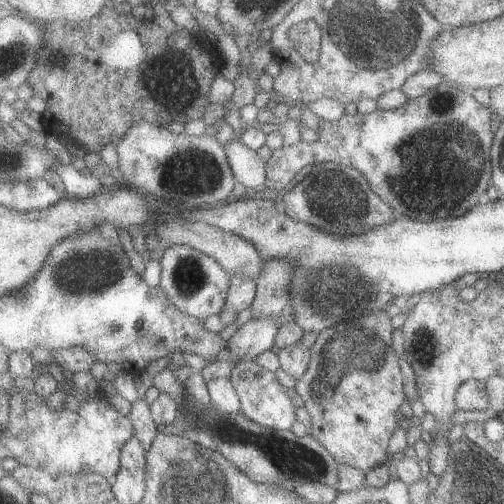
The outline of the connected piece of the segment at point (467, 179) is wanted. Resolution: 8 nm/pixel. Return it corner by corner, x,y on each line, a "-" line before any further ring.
443,80
421,96
409,99
396,109
379,108
372,113
345,115
336,121
323,119
317,132
318,140
312,143
299,141
271,152
271,157
267,160
267,183
276,191
281,188
287,190
294,184
295,176
306,170
305,166
330,161
346,167
359,168
359,172
367,174
367,178
371,180
371,188
375,188
375,194
383,196
383,200
387,200
395,208
395,214
401,212
398,215
426,223
459,218
483,201
485,192
494,185
491,159
496,133
493,134
491,122
493,111
489,106
477,102
471,91
455,88
455,84

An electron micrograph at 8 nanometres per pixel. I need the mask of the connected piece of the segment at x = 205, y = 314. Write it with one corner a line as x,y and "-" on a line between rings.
169,245
161,260
161,279
159,284
170,301
181,310
198,319
209,320
221,316
228,308
228,295
232,278
223,265
207,253
187,245

